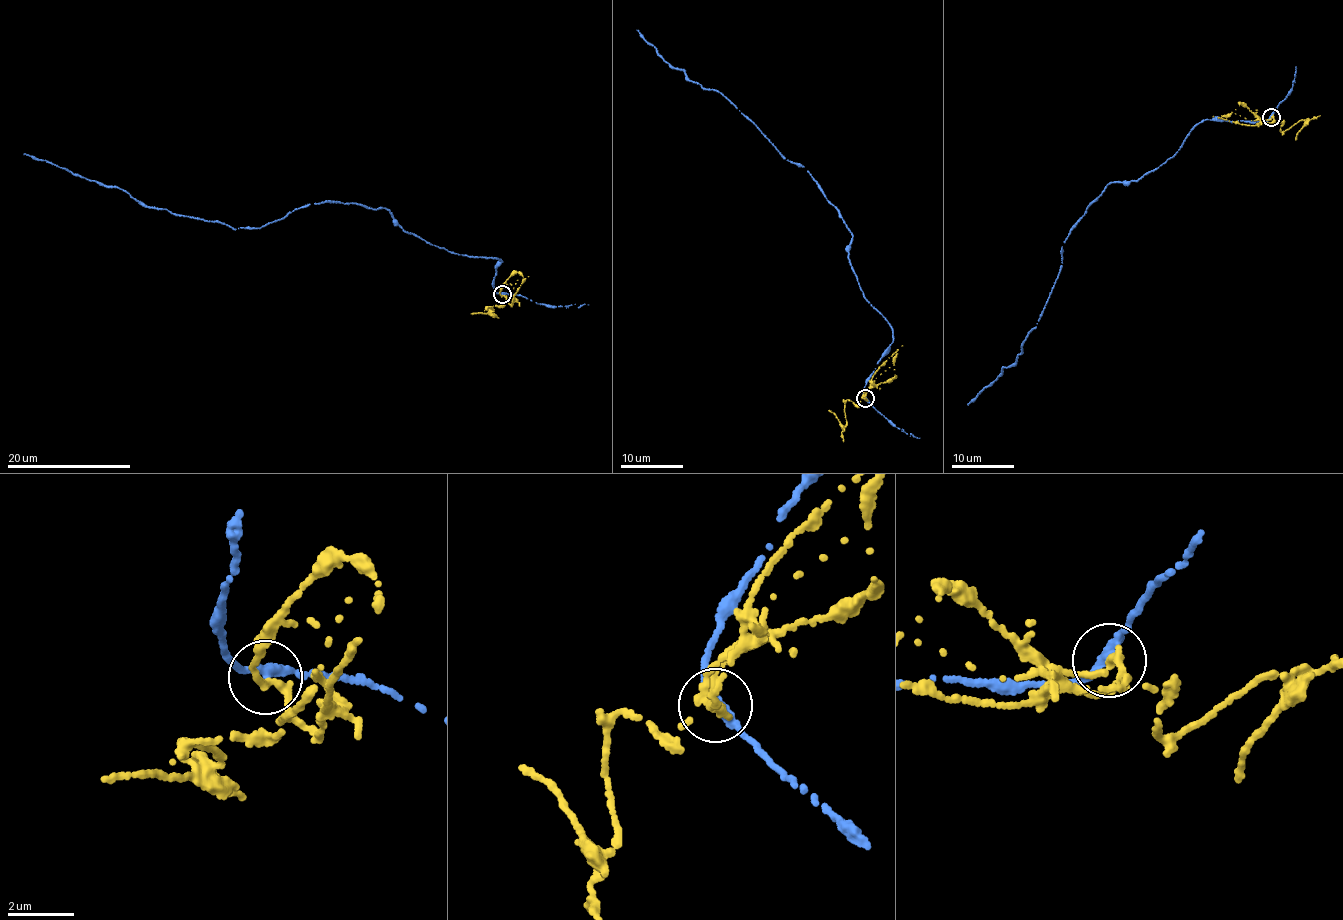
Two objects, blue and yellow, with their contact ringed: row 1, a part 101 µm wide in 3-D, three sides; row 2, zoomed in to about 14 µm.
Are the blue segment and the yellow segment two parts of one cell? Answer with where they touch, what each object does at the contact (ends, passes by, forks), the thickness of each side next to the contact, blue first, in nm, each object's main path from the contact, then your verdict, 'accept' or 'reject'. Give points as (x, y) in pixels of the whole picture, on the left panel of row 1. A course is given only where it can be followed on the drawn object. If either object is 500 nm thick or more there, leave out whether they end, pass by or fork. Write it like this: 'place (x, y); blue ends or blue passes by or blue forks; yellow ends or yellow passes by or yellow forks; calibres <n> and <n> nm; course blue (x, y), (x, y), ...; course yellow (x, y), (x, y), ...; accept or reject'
place (502, 294); blue passes by; yellow passes by; calibres 280 and 240 nm; course blue (501, 295), (491, 284), (494, 257), (436, 247), (384, 207), (327, 200), (236, 229), (149, 208), (23, 153); course yellow (501, 295), (506, 301), (504, 306), (486, 306), (492, 310), (471, 314); reject

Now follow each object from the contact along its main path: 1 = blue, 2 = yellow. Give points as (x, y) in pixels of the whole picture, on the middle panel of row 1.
1: (864, 399), (892, 326), (858, 285), (839, 209), (733, 103), (689, 80), (637, 31)
2: (864, 399), (857, 405), (846, 401), (845, 427), (828, 411)

